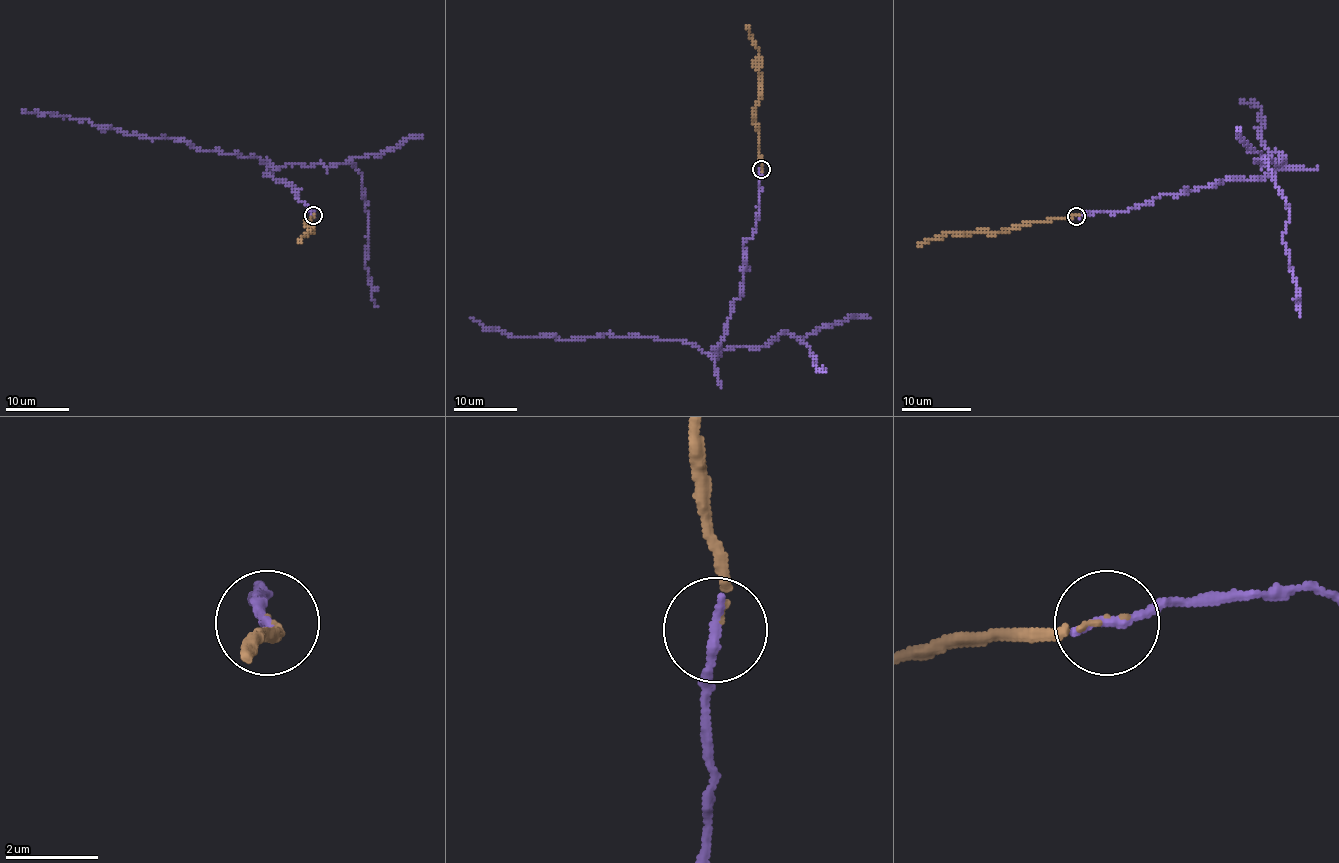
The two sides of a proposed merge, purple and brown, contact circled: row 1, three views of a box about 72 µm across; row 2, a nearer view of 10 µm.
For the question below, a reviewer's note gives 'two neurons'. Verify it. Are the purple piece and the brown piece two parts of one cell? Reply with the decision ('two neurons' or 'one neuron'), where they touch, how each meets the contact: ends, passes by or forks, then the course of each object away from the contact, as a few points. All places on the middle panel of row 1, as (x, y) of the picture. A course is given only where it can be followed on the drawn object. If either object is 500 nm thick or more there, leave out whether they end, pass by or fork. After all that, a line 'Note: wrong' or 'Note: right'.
two neurons | (761, 169) | purple ends | brown ends | purple via (761, 169), (758, 217), (744, 244), (742, 293), (733, 303), (715, 357), (682, 341), (509, 336), (469, 318) | brown via (761, 169), (763, 158), (760, 155), (755, 112), (761, 93), (760, 50), (747, 25)
Note: right

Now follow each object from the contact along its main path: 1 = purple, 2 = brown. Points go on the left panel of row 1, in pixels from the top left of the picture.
1: (313, 215), (256, 156), (21, 110)
2: (313, 215), (307, 226), (313, 229), (299, 242)

